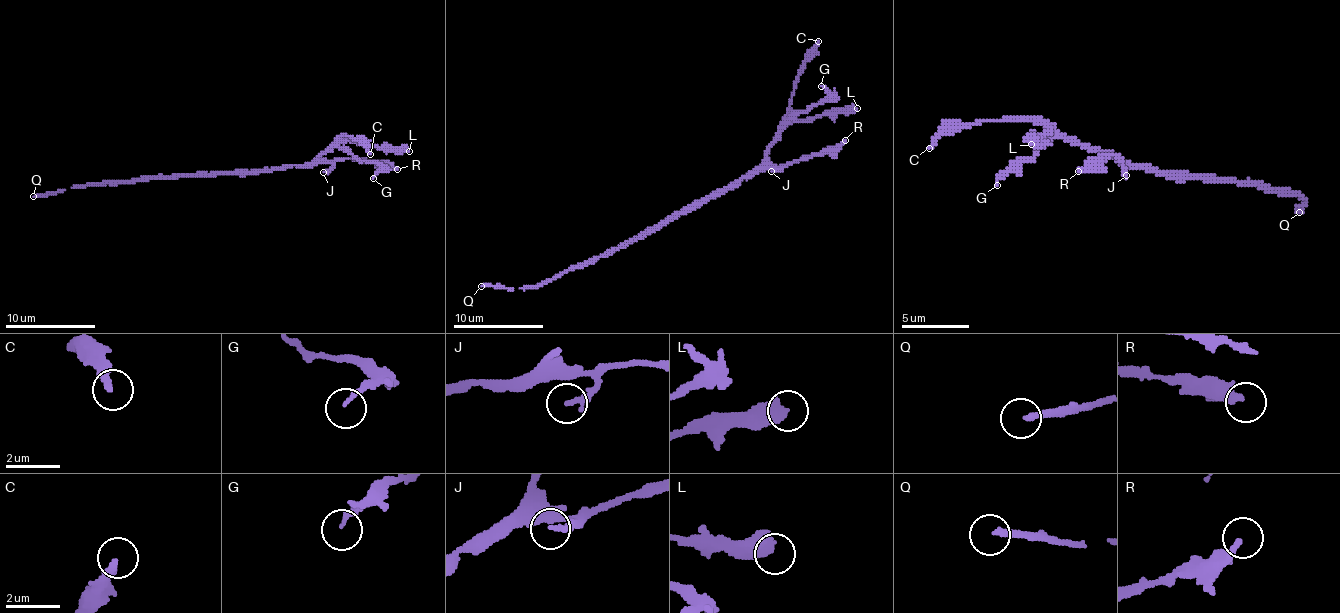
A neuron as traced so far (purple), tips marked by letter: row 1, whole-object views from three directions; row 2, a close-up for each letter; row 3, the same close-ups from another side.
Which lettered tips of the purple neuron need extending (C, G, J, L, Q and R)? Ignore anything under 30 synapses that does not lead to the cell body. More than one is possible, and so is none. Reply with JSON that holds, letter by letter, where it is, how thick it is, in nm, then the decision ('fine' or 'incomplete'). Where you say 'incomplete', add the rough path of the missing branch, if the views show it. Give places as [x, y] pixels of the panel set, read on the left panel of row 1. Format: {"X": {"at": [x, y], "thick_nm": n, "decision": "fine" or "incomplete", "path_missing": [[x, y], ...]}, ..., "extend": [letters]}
{"C": {"at": [370, 154], "thick_nm": 200, "decision": "fine"}, "G": {"at": [373, 178], "thick_nm": 160, "decision": "fine"}, "J": {"at": [323, 172], "thick_nm": 190, "decision": "fine"}, "L": {"at": [409, 151], "thick_nm": 550, "decision": "fine"}, "Q": {"at": [33, 196], "thick_nm": 220, "decision": "incomplete"}, "R": {"at": [397, 169], "thick_nm": 260, "decision": "fine"}, "extend": ["Q"]}

